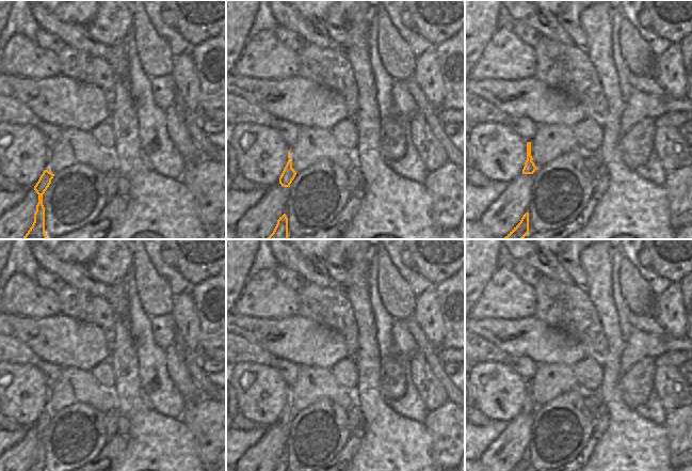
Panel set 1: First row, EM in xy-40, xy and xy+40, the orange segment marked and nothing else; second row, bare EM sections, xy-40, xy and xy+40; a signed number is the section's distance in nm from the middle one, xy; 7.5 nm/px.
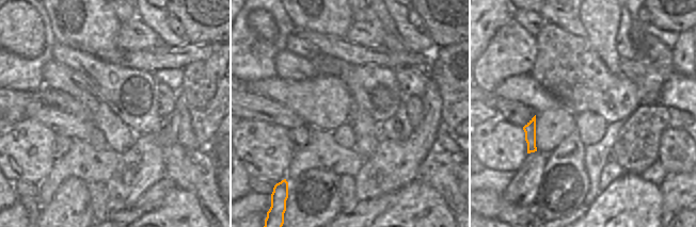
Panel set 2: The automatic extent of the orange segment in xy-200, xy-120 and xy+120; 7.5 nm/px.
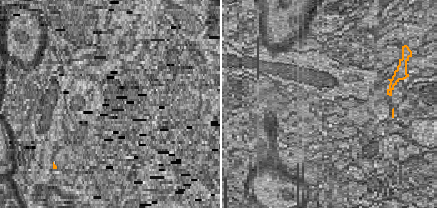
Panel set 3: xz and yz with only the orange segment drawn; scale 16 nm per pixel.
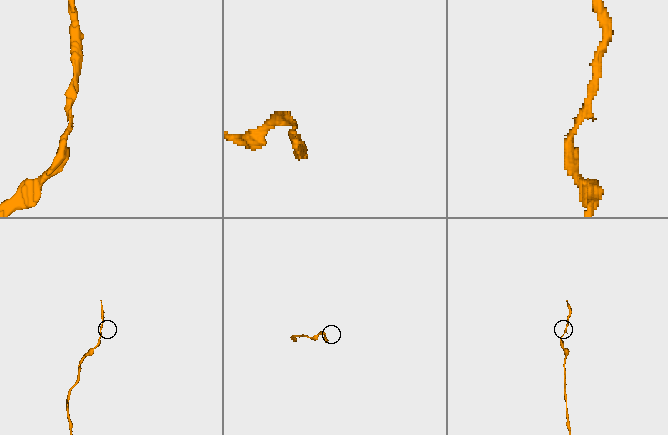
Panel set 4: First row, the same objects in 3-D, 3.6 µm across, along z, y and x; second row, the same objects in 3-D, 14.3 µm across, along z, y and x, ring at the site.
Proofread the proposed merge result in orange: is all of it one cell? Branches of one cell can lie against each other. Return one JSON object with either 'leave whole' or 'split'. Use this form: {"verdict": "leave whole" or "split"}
{"verdict": "leave whole"}

